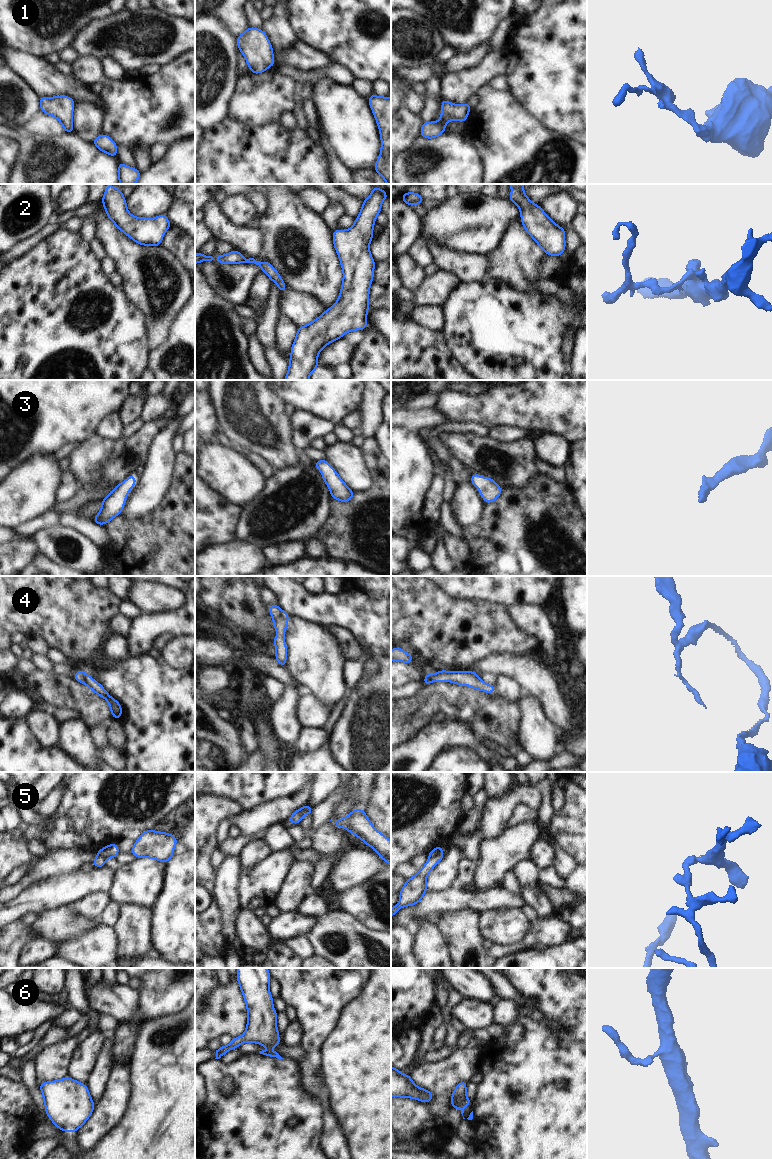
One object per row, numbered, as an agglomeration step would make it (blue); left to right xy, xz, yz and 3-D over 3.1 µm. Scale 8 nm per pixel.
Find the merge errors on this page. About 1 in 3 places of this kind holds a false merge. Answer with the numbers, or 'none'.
4, 5

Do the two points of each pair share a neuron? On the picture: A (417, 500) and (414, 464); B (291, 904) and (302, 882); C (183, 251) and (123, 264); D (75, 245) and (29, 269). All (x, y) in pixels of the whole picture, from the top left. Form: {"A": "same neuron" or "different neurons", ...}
{"A": "same neuron", "B": "same neuron", "C": "different neurons", "D": "same neuron"}

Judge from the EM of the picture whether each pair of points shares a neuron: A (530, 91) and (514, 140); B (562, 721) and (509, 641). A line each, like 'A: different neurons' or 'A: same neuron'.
A: different neurons
B: different neurons

